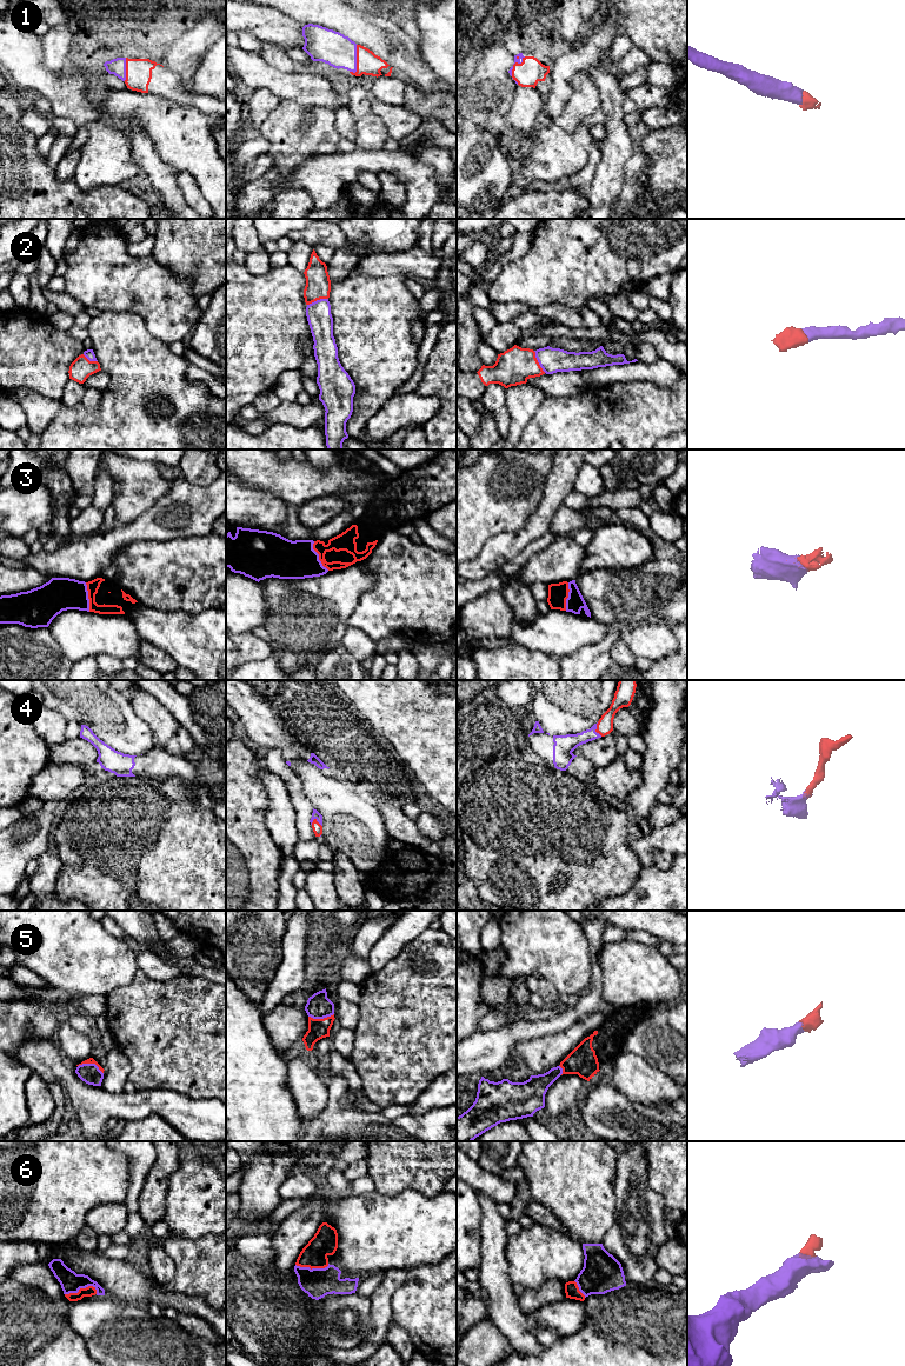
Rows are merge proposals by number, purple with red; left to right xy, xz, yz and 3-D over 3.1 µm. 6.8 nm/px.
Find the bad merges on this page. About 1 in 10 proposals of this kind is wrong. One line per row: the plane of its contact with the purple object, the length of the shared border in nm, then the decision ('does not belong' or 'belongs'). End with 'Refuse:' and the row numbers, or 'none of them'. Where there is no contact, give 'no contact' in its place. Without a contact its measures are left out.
1: meets purple in xz; contact 200 nm long; belongs
2: meets purple in yz; contact 170 nm long; belongs
3: meets purple in xz; contact 220 nm long; belongs
4: meets purple in yz; contact 100 nm long; belongs
5: meets purple in xy; contact 190 nm long; belongs
6: meets purple in xy; contact 220 nm long; belongs
Refuse: none of them

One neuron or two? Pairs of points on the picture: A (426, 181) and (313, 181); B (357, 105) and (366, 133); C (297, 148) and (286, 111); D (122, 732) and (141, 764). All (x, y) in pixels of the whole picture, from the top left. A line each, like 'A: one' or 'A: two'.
A: one
B: one
C: one
D: two

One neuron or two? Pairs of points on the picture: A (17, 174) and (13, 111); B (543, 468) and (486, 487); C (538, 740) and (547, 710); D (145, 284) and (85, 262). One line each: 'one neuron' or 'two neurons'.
A: one neuron
B: one neuron
C: two neurons
D: one neuron

